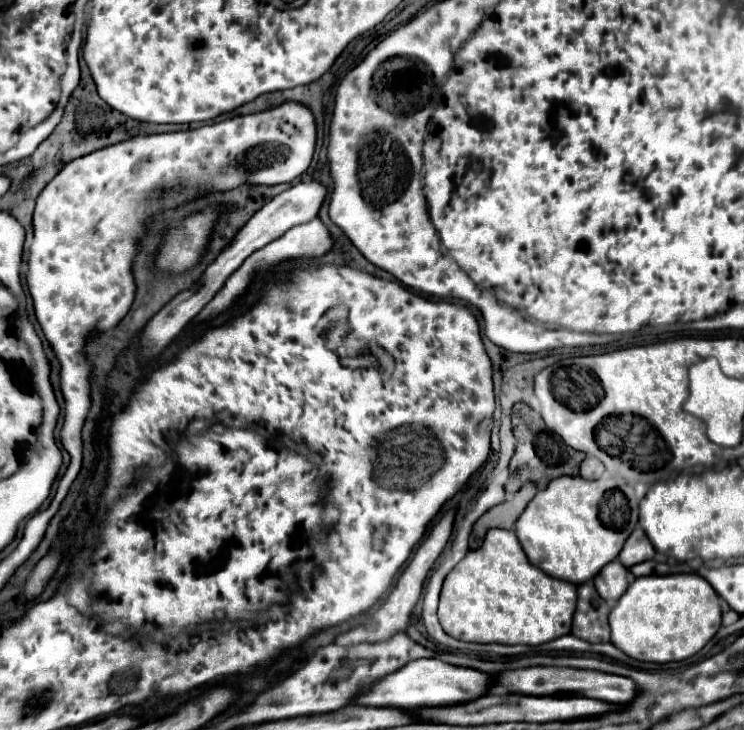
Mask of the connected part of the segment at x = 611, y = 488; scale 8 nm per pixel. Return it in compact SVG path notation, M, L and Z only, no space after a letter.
M558 477L534 495L518 517L514 533L532 565L556 579L580 585L592 581L606 563L618 557L636 525L638 499L632 485L622 477L600 477L596 481Z

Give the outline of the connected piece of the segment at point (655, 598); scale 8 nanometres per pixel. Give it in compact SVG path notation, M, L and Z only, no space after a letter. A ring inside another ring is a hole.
M696 573L648 575L630 583L626 593L612 607L610 641L636 661L668 663L698 653L718 631L722 611L712 585Z

